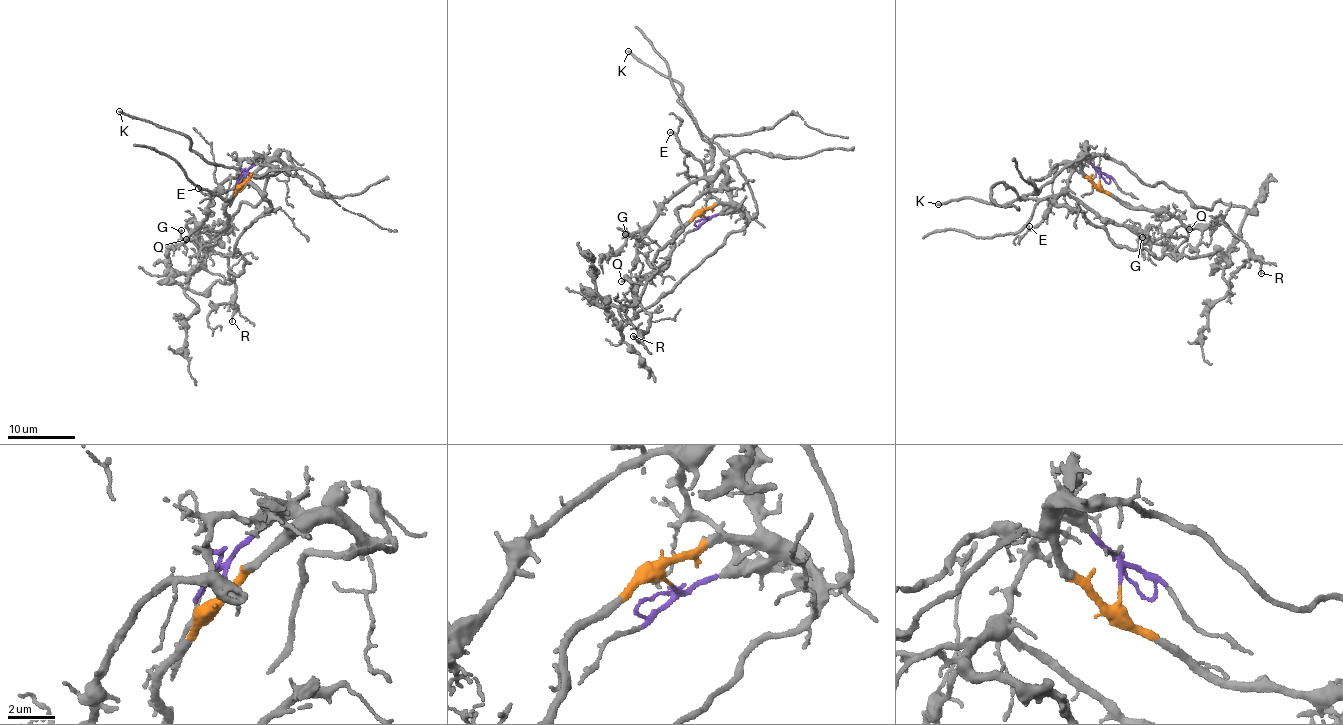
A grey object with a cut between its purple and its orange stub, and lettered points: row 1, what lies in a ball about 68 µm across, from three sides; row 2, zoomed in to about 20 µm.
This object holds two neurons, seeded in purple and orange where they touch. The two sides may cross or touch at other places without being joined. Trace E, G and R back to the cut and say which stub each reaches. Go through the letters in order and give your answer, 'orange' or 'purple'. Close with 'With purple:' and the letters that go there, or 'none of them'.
E: purple
G: purple
R: orange
With purple: E, G

